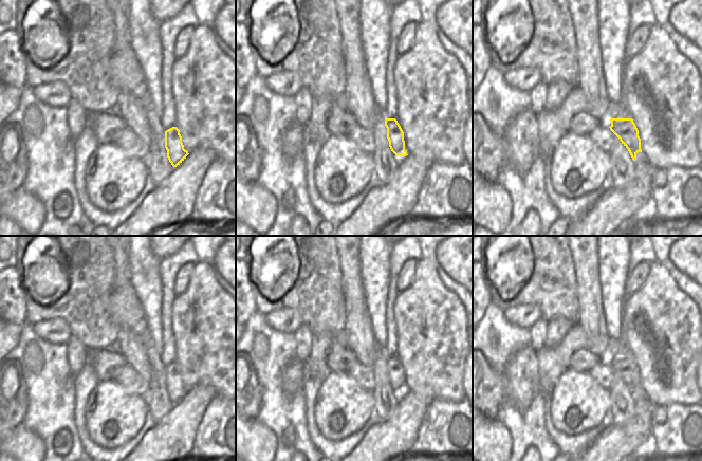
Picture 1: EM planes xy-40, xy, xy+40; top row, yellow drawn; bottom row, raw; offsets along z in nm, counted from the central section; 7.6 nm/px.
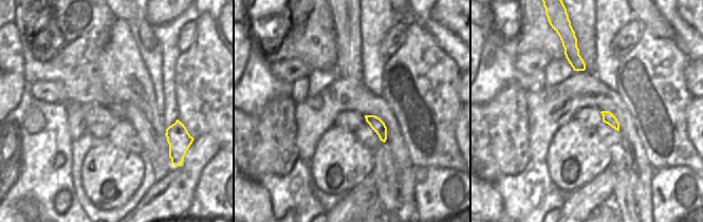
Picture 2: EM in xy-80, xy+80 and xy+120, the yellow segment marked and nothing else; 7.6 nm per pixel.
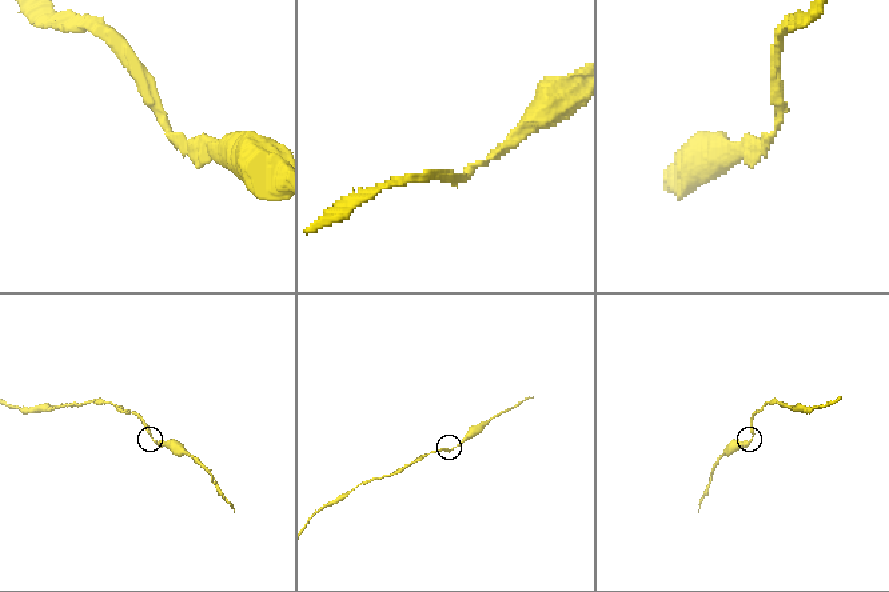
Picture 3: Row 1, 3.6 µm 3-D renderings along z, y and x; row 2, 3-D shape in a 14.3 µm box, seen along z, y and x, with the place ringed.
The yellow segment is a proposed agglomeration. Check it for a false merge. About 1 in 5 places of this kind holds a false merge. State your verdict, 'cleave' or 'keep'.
keep

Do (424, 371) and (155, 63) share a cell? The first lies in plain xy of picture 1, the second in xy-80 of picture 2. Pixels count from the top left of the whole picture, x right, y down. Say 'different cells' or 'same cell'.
different cells

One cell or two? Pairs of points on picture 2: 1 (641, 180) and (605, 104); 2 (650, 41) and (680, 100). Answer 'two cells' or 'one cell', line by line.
1: one cell
2: one cell

